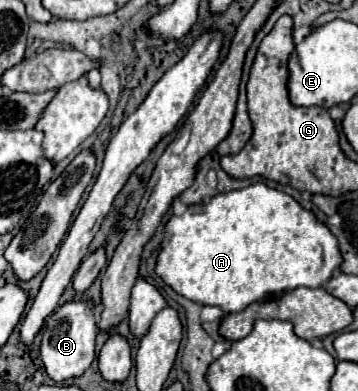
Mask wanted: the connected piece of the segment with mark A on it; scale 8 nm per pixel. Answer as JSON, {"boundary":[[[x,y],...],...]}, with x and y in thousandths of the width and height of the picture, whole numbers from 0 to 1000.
{"boundary":[[[715,465],[693,481],[609,496],[575,522],[525,527],[508,552],[480,552],[464,573],[475,619],[436,665],[436,701],[503,757],[564,783],[609,783],[631,803],[676,798],[704,772],[810,747],[827,737],[905,731],[955,675],[939,604],[866,537],[849,537],[816,501]]]}

